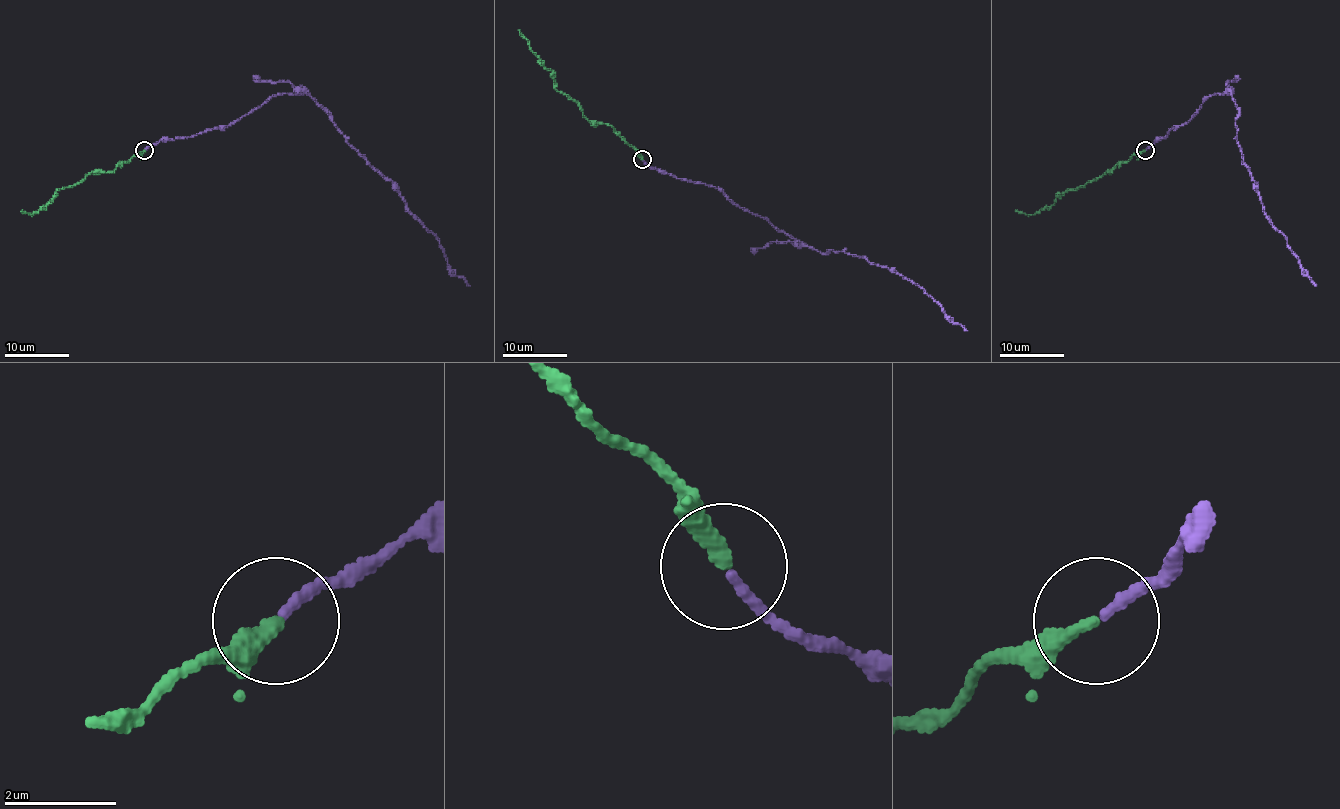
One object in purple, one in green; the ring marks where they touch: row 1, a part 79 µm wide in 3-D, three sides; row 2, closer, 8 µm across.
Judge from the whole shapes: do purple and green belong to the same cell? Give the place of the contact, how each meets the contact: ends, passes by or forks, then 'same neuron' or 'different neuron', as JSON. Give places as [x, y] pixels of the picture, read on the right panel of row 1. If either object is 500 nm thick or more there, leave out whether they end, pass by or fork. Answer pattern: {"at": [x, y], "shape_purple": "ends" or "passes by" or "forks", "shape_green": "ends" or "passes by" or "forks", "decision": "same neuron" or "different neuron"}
{"at": [1145, 150], "shape_purple": "ends", "shape_green": "ends", "decision": "same neuron"}

